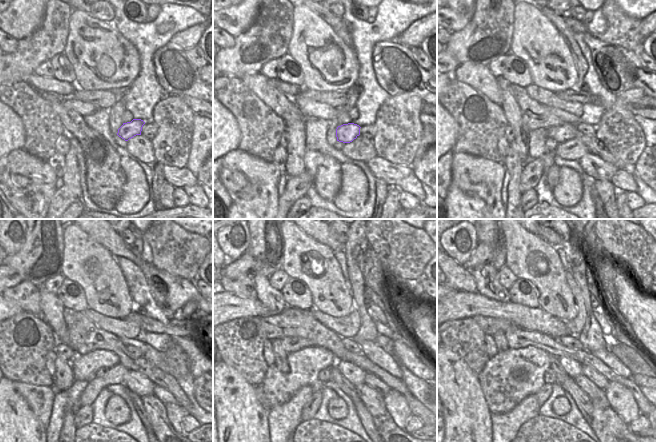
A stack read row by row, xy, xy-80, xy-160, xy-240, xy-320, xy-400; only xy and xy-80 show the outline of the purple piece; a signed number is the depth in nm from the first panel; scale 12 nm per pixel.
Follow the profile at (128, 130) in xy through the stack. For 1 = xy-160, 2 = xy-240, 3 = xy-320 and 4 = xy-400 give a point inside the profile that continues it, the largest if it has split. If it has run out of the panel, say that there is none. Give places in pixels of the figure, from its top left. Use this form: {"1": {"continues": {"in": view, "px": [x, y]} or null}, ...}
{"1": {"continues": {"in": "xy-160", "px": [566, 131]}}, "2": {"continues": {"in": "xy-240", "px": [84, 367]}}, "3": {"continues": {"in": "xy-320", "px": [305, 364]}}, "4": {"continues": {"in": "xy-400", "px": [510, 376]}}}

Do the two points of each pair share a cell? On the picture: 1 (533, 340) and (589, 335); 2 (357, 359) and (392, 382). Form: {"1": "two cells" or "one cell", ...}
{"1": "two cells", "2": "one cell"}

